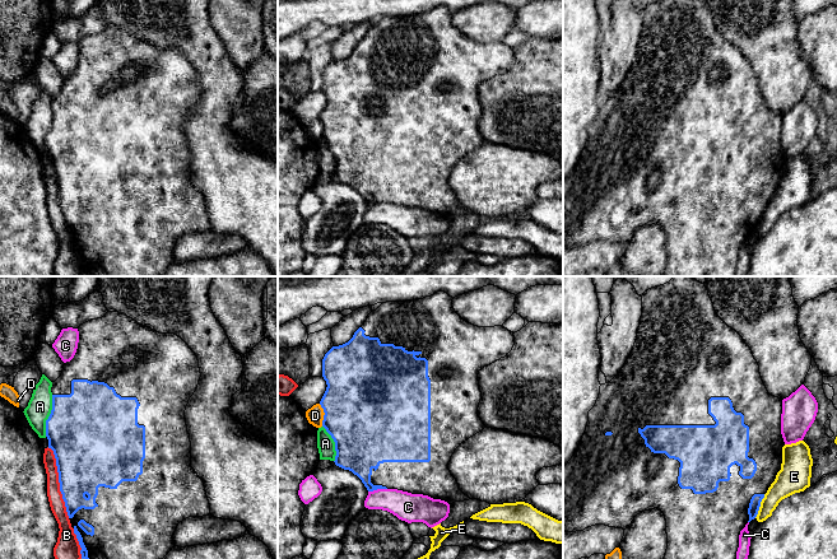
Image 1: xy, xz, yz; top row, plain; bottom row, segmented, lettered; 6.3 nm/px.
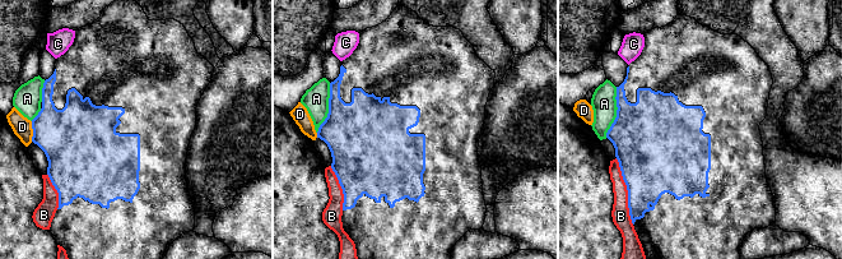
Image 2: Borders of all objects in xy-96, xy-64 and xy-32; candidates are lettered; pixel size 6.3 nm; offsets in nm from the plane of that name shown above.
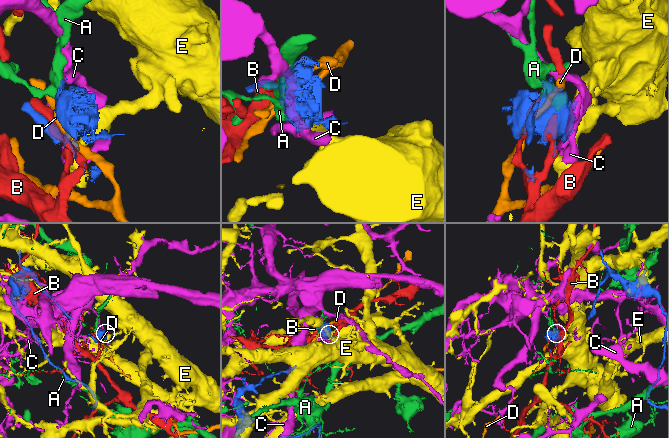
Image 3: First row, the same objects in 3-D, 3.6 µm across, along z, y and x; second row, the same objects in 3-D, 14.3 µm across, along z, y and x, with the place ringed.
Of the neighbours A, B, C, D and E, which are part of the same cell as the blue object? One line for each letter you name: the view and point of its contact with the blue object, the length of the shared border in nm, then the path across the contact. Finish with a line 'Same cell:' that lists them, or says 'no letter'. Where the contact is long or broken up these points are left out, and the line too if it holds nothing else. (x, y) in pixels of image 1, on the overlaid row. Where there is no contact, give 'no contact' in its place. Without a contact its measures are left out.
Same cell: no letter

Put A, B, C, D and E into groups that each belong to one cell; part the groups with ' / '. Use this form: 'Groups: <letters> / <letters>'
Groups: A / B / C / D / E

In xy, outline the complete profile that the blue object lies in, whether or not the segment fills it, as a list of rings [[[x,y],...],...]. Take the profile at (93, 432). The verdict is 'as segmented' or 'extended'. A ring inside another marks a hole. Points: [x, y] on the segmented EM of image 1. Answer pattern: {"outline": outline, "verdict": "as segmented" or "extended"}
{"outline": [[[107,312],[102,318],[88,321],[78,331],[76,353],[64,364],[61,376],[52,382],[52,410],[46,420],[46,437],[56,458],[60,492],[82,548],[82,559],[163,559],[175,546],[173,534],[180,522],[189,517],[210,514],[204,483],[191,467],[191,442],[185,419],[186,406],[201,377],[197,357],[177,335],[159,334],[118,312]]], "verdict": "extended"}

